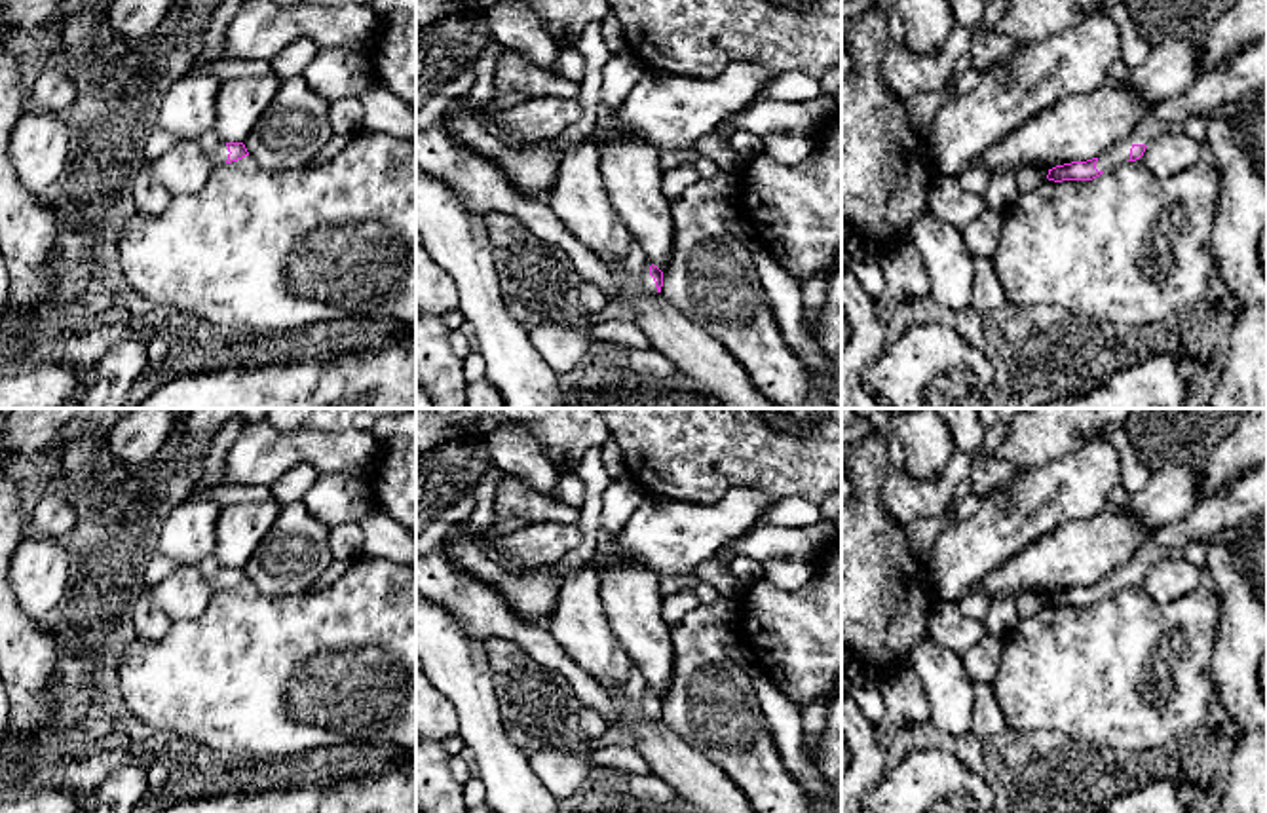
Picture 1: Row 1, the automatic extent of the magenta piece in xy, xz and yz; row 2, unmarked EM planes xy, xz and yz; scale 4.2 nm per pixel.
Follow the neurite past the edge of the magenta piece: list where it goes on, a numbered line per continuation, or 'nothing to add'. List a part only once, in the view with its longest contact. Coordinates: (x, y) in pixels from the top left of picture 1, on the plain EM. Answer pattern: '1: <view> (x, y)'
1: yz (1247, 498)

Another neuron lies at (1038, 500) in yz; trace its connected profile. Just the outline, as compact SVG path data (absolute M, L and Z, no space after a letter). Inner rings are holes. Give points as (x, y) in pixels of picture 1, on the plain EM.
M1104 439L1041 467L1020 469L1003 488L984 496L976 513L942 530L927 572L935 596L959 602L1039 538L1071 520L1088 520L1121 484L1117 450Z

